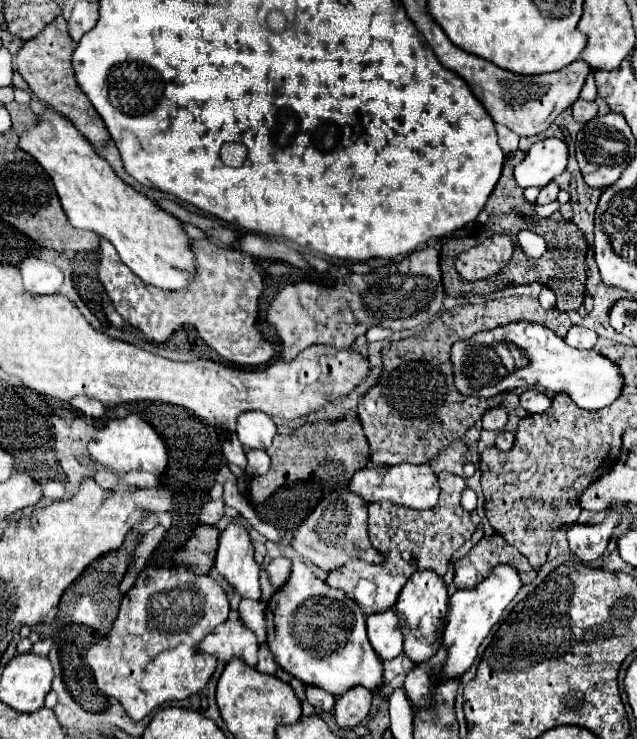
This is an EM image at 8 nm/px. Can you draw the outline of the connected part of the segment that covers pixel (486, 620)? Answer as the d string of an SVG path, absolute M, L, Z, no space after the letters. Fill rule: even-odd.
M498 564L472 590L456 590L456 594L450 596L450 614L442 638L442 644L448 648L448 660L444 664L442 678L458 678L470 668L470 664L476 658L478 646L488 636L490 628L500 620L504 608L514 600L520 588L522 588L522 580L518 570L510 564Z

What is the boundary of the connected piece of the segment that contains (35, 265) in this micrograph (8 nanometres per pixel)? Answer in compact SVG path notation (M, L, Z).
M34 256L26 258L20 264L20 272L22 272L24 288L32 294L54 294L58 292L64 280L64 274L58 266Z

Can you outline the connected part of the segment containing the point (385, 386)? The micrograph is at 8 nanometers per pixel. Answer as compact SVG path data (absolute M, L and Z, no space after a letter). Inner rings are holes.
M510 296L482 304L454 306L440 314L434 324L420 334L392 342L384 348L378 384L372 386L358 402L358 418L370 442L370 462L376 466L428 462L444 452L452 442L464 438L464 434L482 418L484 410L500 404L510 392L502 392L492 398L472 398L458 392L454 386L450 350L458 340L468 340L478 332L494 330L512 322L536 322L548 326L560 338L564 338L572 326L566 312L556 308L546 310L534 296Z

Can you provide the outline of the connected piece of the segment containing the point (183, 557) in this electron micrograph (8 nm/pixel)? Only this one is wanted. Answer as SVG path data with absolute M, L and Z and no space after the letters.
M198 524L188 542L174 554L176 562L190 566L196 574L208 574L214 564L218 536L220 532L214 526Z

